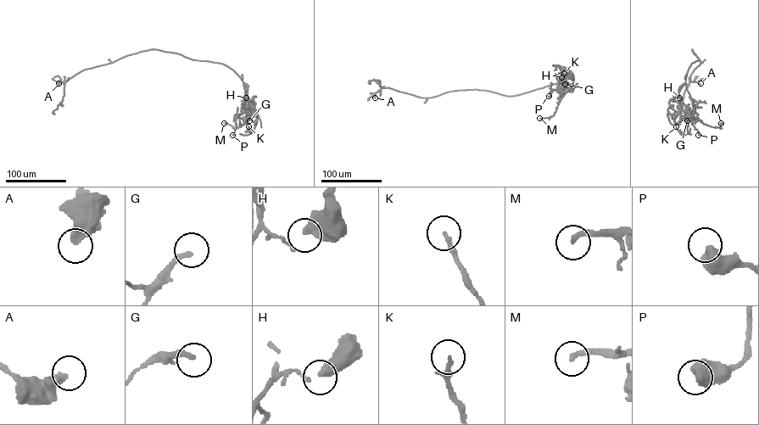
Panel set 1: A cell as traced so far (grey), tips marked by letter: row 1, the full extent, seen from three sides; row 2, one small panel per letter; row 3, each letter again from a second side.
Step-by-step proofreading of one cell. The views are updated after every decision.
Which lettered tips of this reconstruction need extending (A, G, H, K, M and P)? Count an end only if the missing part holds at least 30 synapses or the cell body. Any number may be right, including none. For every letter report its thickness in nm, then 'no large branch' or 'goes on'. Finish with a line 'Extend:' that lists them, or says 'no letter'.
A: calibre 440 nm; no large branch
G: calibre 240 nm; no large branch
H: calibre 320 nm; no large branch
K: calibre 180 nm; no large branch
M: calibre 240 nm; no large branch
P: calibre 600 nm; no large branch
Extend: no letter

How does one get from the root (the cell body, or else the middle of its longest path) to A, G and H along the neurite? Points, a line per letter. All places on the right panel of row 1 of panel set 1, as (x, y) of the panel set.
A: (695, 54), (700, 64), (691, 74), (690, 81), (700, 83)
G: (695, 54), (698, 60), (690, 64), (685, 83), (694, 107), (689, 114), (697, 120), (687, 120)
H: (695, 54), (698, 60), (689, 68), (679, 97)

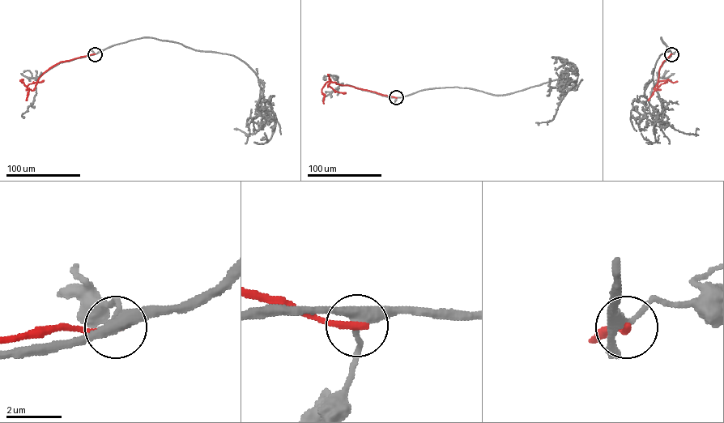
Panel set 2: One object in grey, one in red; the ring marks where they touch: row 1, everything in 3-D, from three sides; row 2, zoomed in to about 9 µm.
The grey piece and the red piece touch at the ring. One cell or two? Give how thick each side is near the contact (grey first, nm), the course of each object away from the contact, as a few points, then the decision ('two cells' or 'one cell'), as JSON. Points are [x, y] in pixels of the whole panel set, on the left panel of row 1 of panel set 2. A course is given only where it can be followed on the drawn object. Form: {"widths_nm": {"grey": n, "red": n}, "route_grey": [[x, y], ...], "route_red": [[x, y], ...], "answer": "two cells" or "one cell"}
{"widths_nm": {"grey": 400, "red": 280}, "route_grey": [[95, 54], [151, 37], [237, 57], [255, 73], [266, 107], [275, 117], [254, 117], [253, 131]], "route_red": [[95, 54], [57, 63], [40, 77], [33, 90], [22, 81]], "answer": "two cells"}

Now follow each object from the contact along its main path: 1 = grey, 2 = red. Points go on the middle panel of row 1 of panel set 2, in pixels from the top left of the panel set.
1: (396, 97), (454, 87), (507, 94), (559, 79), (573, 88), (576, 66), (559, 57), (553, 57), (555, 62)
2: (396, 97), (328, 81), (321, 91), (324, 104)

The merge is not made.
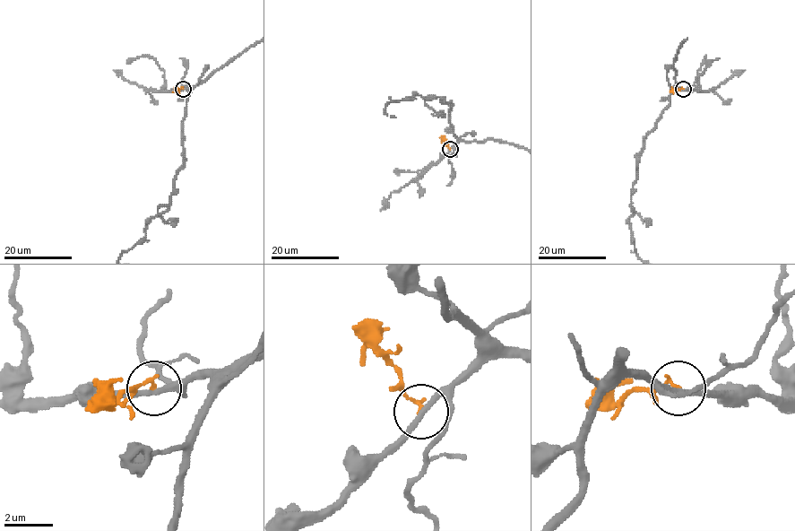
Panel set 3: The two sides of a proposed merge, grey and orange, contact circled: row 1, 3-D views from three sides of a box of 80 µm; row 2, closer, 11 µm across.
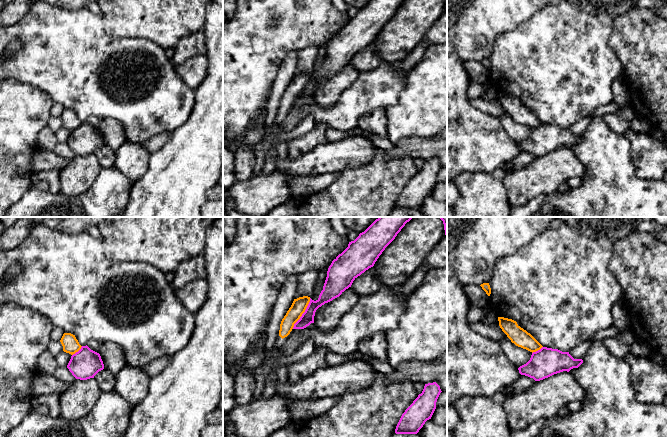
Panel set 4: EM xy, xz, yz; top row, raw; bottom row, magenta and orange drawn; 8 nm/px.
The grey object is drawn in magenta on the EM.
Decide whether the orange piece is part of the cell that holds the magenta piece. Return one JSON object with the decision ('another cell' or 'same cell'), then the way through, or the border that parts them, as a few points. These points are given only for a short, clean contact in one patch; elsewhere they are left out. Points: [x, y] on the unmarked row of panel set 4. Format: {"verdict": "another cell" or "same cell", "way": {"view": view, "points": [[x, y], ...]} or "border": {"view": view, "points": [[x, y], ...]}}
{"verdict": "another cell", "border": {"view": "xz", "points": [[310, 74], [305, 87], [292, 104]]}}

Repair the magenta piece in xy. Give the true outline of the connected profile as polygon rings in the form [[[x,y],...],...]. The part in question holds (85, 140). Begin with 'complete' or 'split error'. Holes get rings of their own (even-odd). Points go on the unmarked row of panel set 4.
complete; [[[86,121],[71,132],[67,144],[76,155],[87,156],[103,146],[104,140],[100,130]]]

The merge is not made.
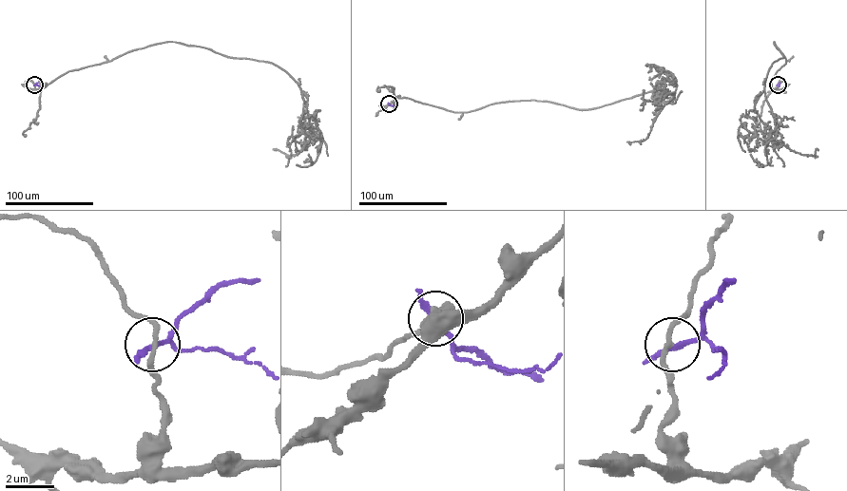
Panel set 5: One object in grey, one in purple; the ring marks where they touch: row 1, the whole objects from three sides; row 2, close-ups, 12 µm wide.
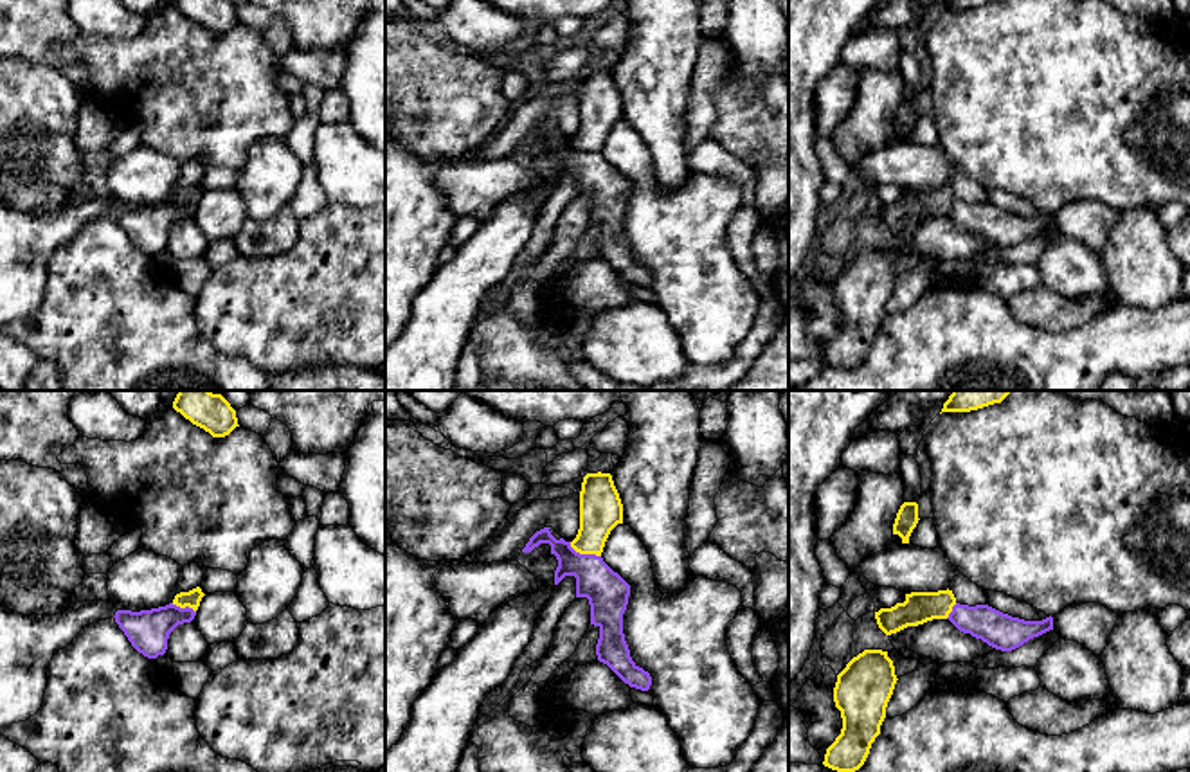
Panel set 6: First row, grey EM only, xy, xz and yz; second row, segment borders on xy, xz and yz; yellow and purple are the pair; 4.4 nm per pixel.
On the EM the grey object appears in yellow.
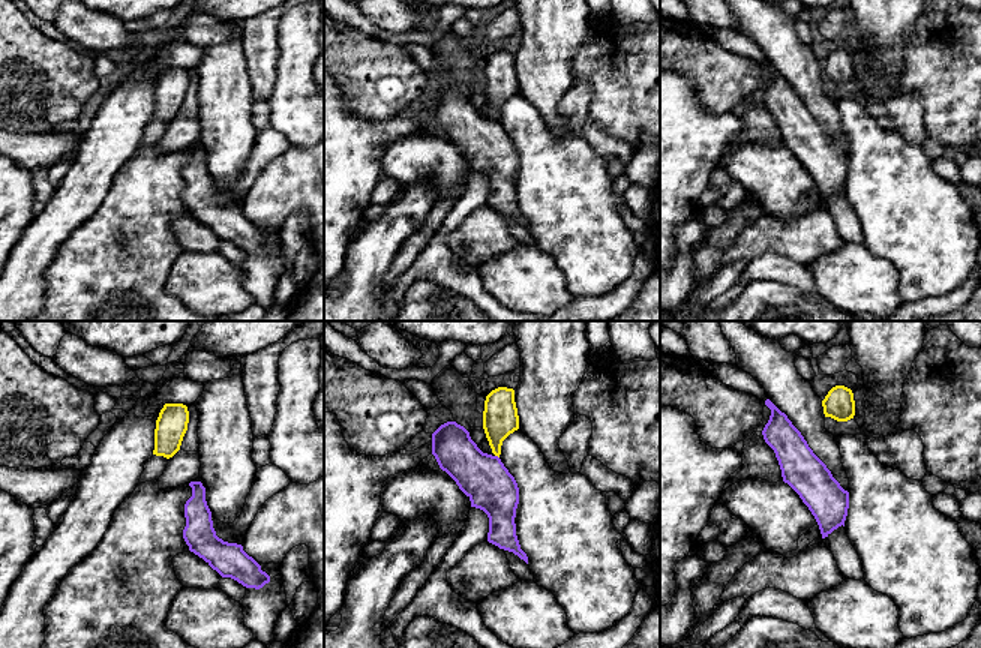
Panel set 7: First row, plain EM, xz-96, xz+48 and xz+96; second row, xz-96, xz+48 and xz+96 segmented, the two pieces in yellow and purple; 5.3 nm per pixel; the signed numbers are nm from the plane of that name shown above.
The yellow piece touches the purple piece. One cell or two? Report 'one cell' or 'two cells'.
two cells

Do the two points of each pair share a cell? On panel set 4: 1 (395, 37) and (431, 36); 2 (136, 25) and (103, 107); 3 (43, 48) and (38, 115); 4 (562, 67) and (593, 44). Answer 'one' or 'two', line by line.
1: two
2: two
3: two
4: one

